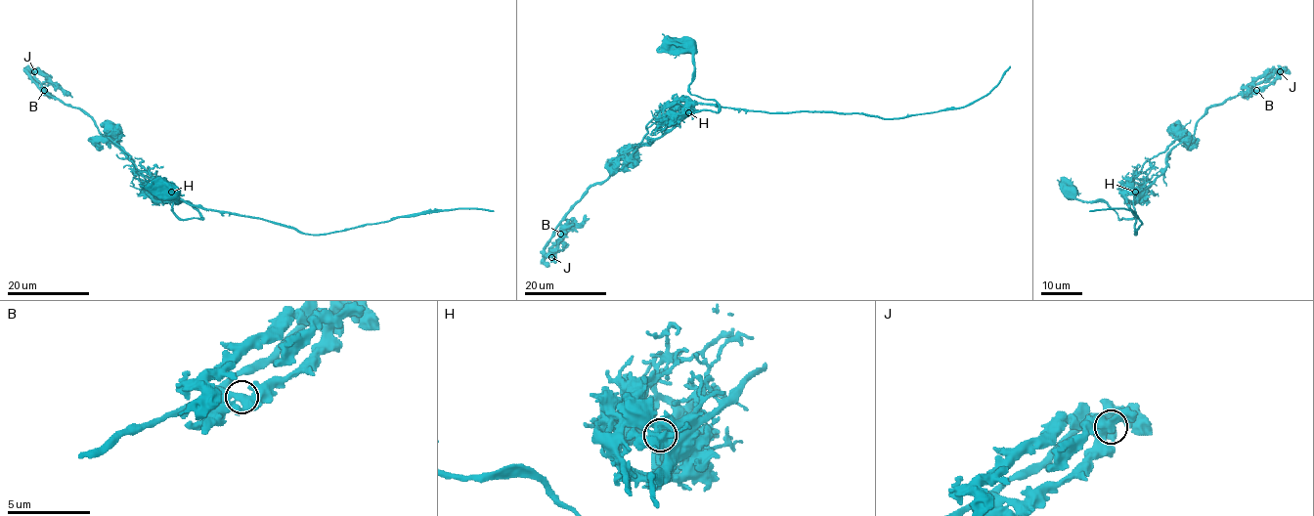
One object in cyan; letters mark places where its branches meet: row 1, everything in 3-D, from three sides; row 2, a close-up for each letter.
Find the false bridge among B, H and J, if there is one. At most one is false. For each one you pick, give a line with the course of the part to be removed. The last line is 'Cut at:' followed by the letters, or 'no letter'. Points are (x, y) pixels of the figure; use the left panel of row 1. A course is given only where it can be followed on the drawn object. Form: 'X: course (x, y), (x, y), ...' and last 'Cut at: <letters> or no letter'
H: course (171, 192), (189, 203), (258, 217), (308, 234), (328, 234), (400, 217), (451, 209), (481, 208), (493, 211)
Cut at: H

